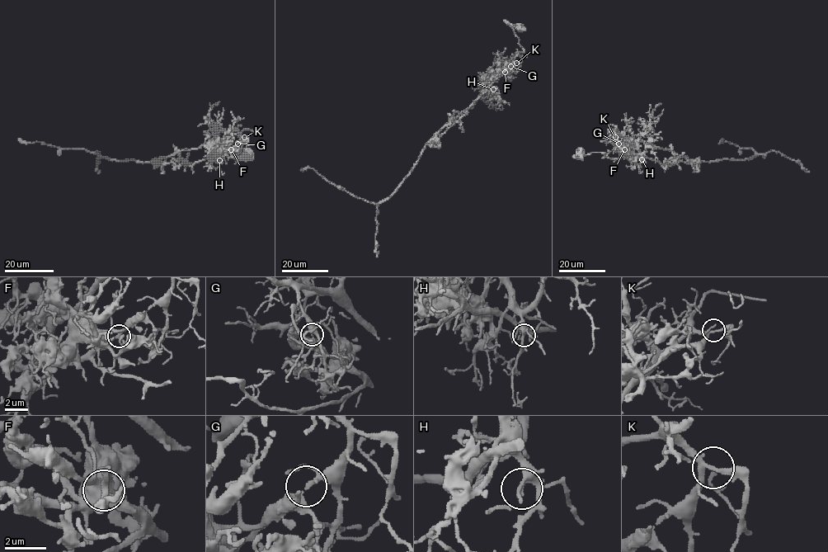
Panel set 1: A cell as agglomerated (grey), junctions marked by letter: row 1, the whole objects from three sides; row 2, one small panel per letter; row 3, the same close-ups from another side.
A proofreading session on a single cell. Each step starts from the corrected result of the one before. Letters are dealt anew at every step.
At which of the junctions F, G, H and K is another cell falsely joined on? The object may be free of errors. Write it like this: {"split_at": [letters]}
{"split_at": ["G"]}

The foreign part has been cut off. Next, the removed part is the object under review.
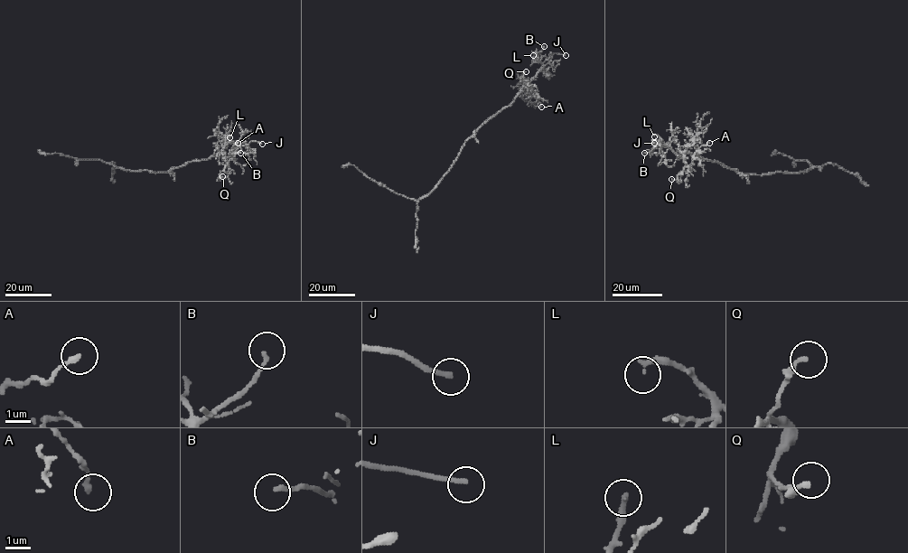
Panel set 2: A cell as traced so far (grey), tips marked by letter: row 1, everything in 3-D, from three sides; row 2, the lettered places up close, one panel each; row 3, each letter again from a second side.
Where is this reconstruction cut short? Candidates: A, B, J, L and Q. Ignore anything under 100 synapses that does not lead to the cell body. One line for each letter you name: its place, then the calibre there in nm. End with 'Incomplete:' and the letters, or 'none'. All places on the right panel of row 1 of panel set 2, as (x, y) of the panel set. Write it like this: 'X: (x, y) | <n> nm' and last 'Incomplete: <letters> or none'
J: (654, 143) | 200 nm
Incomplete: J

